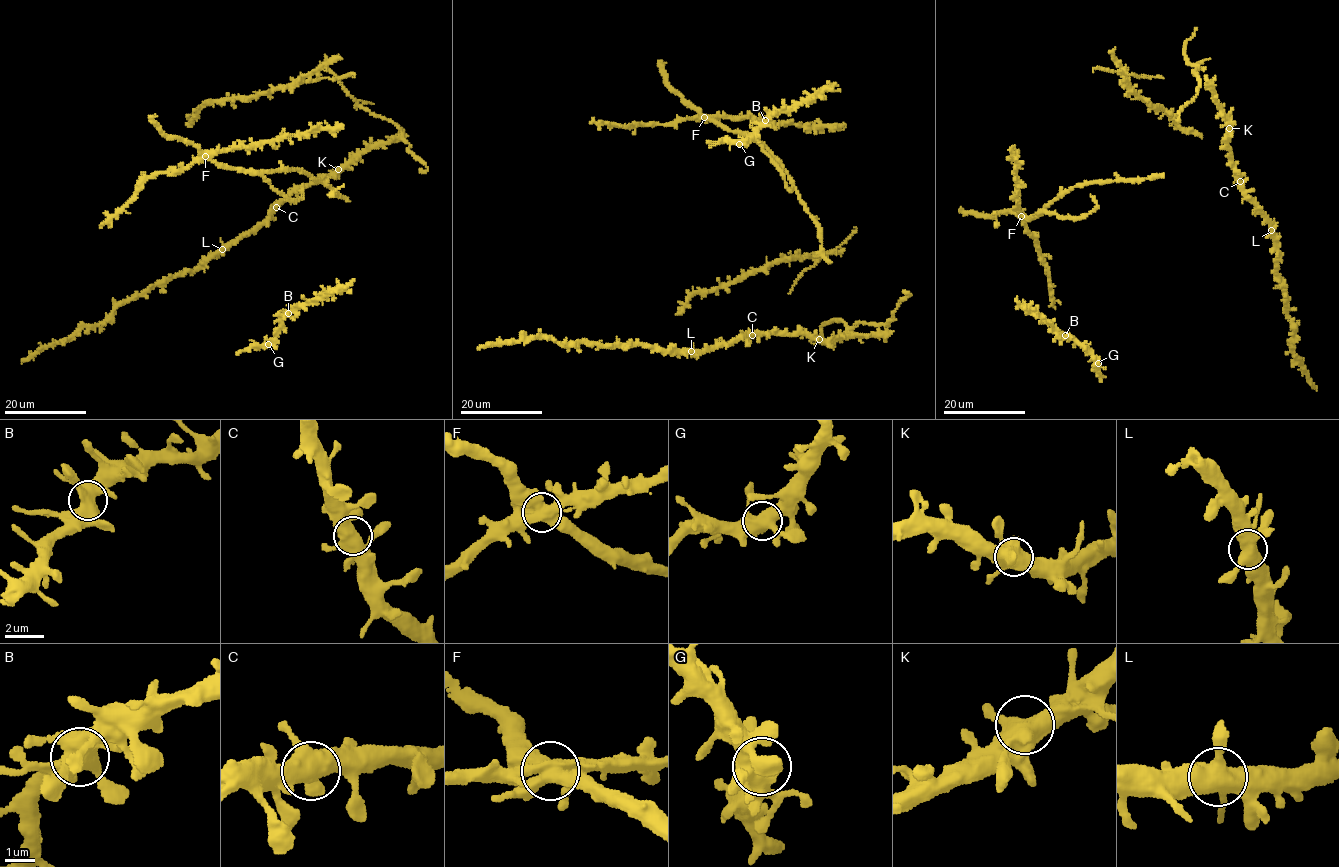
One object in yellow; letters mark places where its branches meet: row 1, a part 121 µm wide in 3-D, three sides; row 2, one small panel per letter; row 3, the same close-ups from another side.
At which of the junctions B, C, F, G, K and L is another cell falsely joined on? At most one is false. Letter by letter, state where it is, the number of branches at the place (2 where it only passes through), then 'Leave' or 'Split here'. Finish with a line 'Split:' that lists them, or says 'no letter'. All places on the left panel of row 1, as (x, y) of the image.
B: Place: (288, 313). Branches: 4. Leave
C: Place: (276, 207). Branches: 4. Leave
F: Place: (205, 156). Branches: 4. Split here
G: Place: (268, 344). Branches: 4. Leave
K: Place: (338, 169). Branches: 4. Leave
L: Place: (222, 249). Branches: 4. Leave
Split: F

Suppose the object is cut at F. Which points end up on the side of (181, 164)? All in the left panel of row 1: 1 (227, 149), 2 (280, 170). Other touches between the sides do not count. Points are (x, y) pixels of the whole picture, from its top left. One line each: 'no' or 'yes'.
1: yes
2: no

